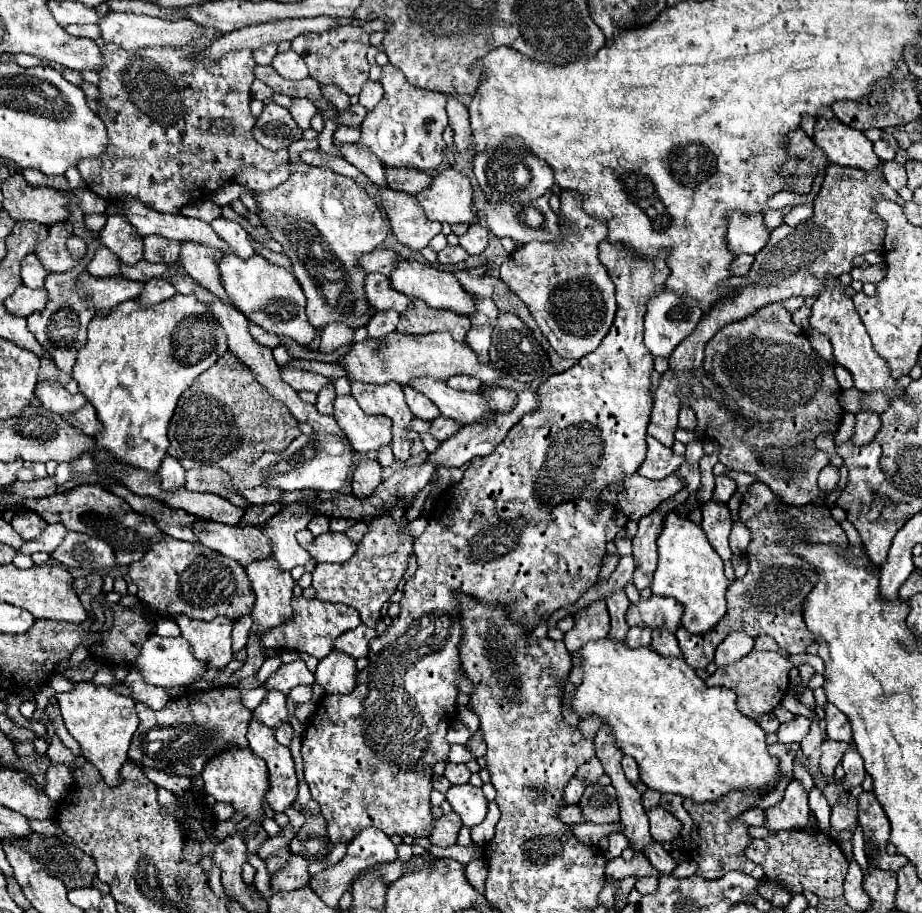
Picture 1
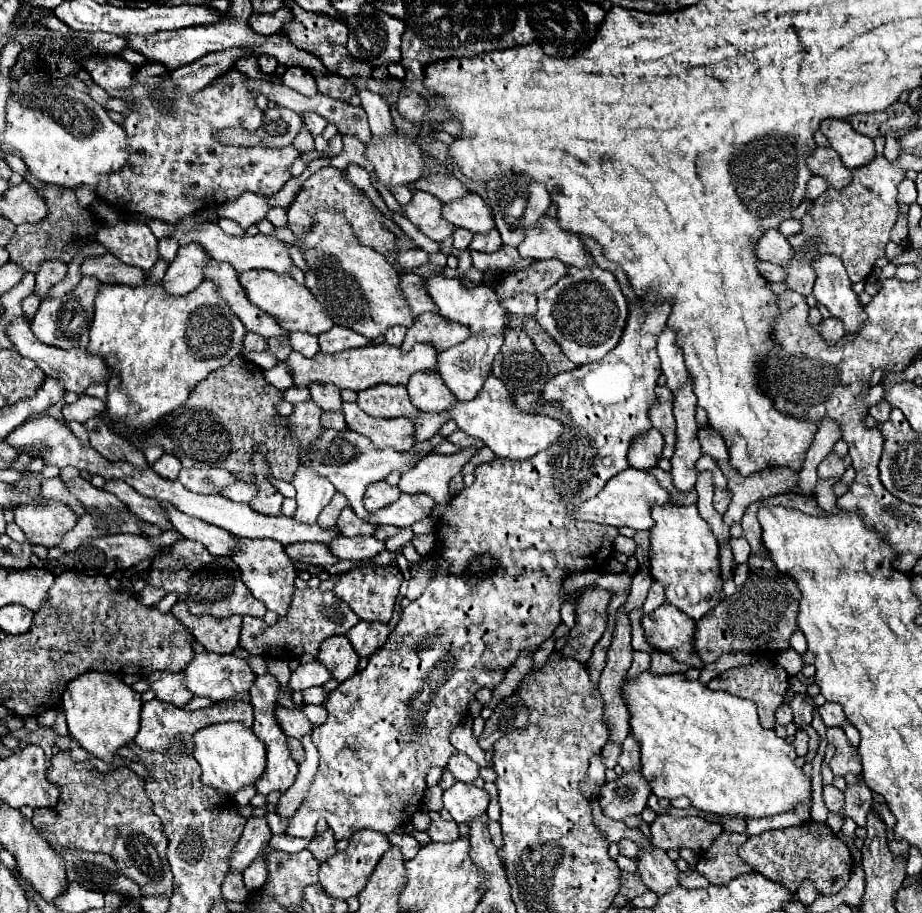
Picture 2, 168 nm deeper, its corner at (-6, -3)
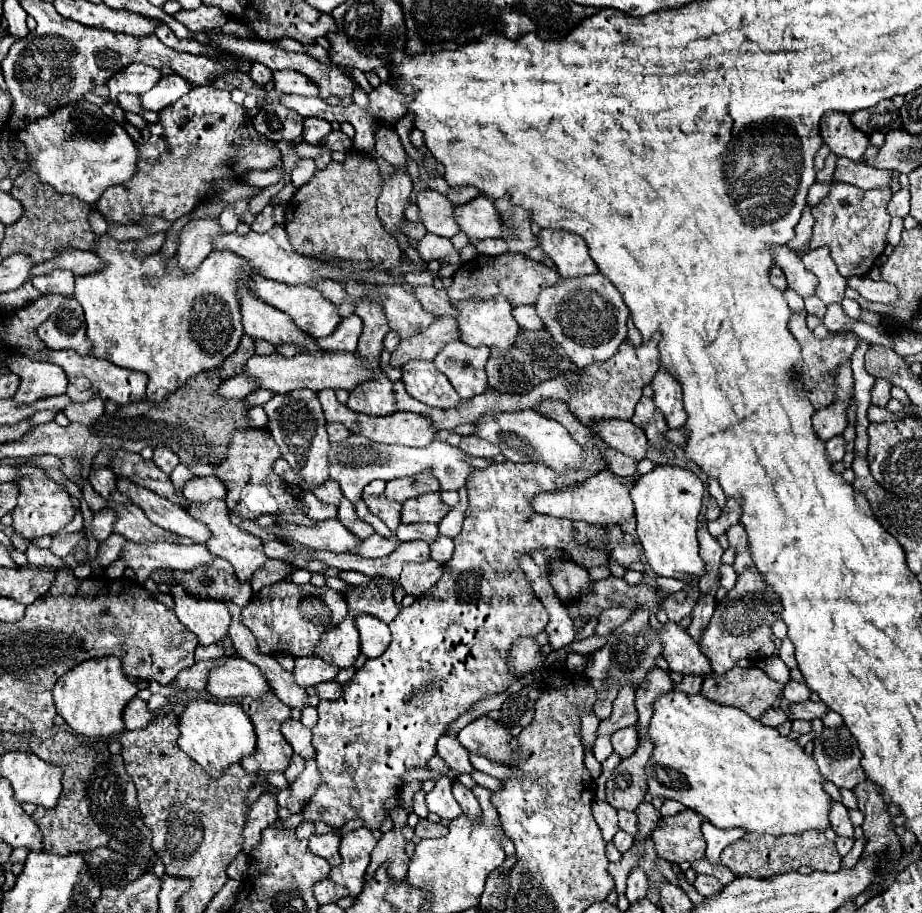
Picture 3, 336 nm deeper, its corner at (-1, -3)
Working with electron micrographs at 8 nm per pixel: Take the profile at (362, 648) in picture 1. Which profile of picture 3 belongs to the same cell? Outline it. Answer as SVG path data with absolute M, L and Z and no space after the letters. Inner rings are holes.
M358 615L356 629L360 633L360 651L370 657L380 657L390 643L390 629L372 615Z

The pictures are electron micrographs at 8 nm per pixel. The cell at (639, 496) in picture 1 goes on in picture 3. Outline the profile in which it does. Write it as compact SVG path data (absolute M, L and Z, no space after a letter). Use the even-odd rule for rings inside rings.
M604 469L598 475L592 475L576 489L566 489L560 493L542 493L536 495L532 501L532 507L536 513L544 513L558 519L570 519L570 521L586 521L592 525L622 525L634 517L634 505L630 501L630 489L632 481L626 481L624 477L614 475L610 469Z

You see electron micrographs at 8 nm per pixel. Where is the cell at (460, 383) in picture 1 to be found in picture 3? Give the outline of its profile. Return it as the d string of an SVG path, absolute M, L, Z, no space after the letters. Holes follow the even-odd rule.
M452 339L434 359L438 371L442 371L462 399L476 397L488 389L484 365L490 357L490 349L464 345L460 339Z

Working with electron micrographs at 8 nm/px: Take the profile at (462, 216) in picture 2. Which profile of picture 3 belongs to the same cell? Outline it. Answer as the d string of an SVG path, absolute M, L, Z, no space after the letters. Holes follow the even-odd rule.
M480 195L466 205L458 205L454 211L454 219L460 225L460 231L468 235L470 241L480 241L488 237L500 235L500 217L494 209L494 203Z

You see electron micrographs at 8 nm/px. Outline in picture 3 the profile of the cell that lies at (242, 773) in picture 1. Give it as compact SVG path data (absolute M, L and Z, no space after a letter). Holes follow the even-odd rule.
M204 699L186 701L186 709L180 715L180 749L194 759L208 777L222 777L224 769L232 763L240 763L242 757L254 755L256 733L250 717L244 713L240 703L212 703Z

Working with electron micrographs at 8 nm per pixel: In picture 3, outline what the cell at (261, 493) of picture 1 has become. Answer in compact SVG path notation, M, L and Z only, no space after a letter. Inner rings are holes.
M194 477L184 487L184 497L188 501L212 501L212 499L226 499L226 485L218 477Z

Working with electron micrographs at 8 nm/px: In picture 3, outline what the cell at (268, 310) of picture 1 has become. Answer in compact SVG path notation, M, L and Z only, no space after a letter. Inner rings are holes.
M252 275L252 279L248 281L252 293L266 301L268 305L280 309L282 313L288 313L290 319L296 323L298 329L302 329L306 335L318 339L318 337L326 337L332 333L332 329L340 323L340 317L336 313L336 305L332 301L328 301L326 297L322 297L320 291L308 287L308 285L298 285L298 287L290 287L286 283L278 283L278 281L268 281L262 275Z

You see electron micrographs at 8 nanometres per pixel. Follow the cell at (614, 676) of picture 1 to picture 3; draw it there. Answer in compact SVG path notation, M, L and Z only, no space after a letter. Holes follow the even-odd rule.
M674 687L654 701L654 715L646 737L656 745L646 763L648 791L652 797L680 801L720 829L742 827L746 831L786 835L808 829L824 831L830 825L830 795L822 787L824 777L818 773L816 761L804 753L798 741L782 737L774 727L762 725L738 707L716 705L700 693L684 695Z

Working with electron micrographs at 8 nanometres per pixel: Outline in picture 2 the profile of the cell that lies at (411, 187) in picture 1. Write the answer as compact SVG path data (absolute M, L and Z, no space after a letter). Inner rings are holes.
M443 173L423 177L413 187L439 197L443 203L451 203L451 201L465 197L469 193L469 189L459 179L455 179L453 175L443 175Z

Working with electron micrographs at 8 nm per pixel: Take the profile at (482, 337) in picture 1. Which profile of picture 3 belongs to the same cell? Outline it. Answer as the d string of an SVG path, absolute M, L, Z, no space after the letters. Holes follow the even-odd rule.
M520 409L520 411L496 411L490 415L482 415L474 423L474 435L498 445L502 455L514 463L544 463L552 467L558 475L566 473L568 469L578 469L584 461L582 447L570 437L564 425L554 419L542 417L534 409Z

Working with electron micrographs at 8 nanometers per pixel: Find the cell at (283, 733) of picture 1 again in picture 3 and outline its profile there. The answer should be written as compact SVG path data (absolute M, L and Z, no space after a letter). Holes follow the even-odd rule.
M292 755L292 759L290 759L290 765L288 765L288 769L286 769L286 779L288 779L288 783L292 783L300 773L302 773L302 769L304 769L304 759L302 757L298 757L298 755Z

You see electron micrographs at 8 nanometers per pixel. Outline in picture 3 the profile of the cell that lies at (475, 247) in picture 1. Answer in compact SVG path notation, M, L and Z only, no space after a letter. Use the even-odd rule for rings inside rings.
M486 239L486 241L478 241L476 249L478 249L480 255L496 257L496 255L506 253L506 251L508 251L508 245L506 245L506 241L502 241L502 239Z

